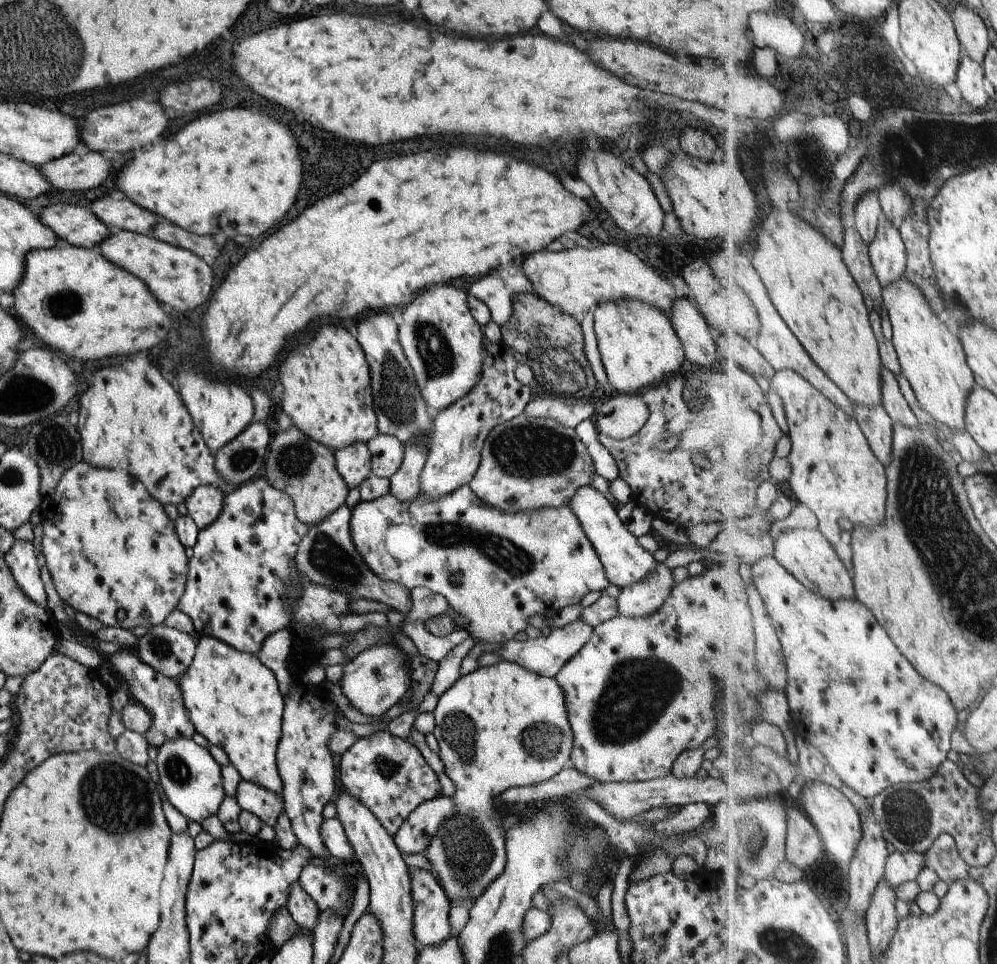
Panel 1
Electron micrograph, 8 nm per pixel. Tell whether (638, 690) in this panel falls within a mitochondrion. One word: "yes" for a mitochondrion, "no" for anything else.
yes

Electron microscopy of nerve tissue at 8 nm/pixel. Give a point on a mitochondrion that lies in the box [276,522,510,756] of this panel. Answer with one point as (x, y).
(325, 555)

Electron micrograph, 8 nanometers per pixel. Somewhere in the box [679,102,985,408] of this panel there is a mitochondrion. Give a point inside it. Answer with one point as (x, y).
(906, 174)

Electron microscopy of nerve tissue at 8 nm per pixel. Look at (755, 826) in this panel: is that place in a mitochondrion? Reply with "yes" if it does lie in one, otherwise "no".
yes

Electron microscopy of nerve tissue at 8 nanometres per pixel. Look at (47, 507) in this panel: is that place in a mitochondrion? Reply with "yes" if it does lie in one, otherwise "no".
no

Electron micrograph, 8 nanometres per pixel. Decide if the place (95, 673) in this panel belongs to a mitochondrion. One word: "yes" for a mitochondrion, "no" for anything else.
no

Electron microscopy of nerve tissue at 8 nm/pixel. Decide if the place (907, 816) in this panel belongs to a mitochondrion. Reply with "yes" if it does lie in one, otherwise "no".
yes

